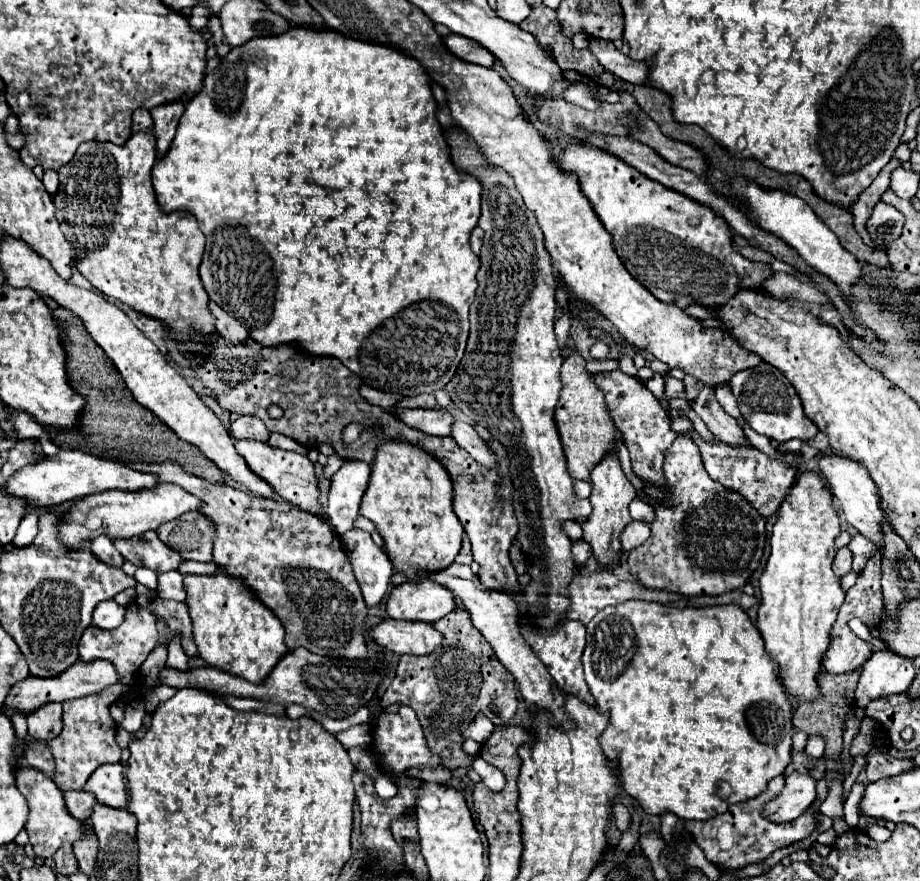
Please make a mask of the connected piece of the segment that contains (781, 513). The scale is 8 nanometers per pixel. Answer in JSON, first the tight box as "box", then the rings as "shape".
{"box":[756,473,844,701],"shape":[[[802,473],[778,509],[778,521],[774,523],[770,539],[772,553],[760,577],[762,603],[756,621],[764,637],[768,655],[778,663],[778,681],[782,687],[786,687],[792,699],[804,699],[804,701],[820,699],[820,685],[816,683],[816,675],[822,671],[822,657],[824,651],[828,651],[832,639],[830,629],[838,617],[840,605],[844,603],[844,591],[840,587],[840,579],[832,573],[830,567],[836,553],[834,539],[838,533],[840,533],[840,521],[836,511],[832,509],[832,495],[822,485],[818,475]]]}

